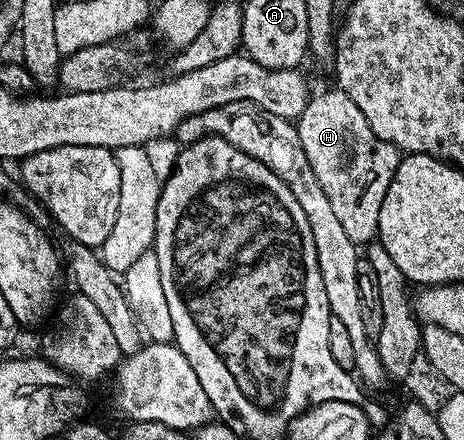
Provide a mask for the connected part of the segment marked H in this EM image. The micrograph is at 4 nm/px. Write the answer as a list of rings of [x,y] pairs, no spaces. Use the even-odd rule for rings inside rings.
[[[331,87],[327,93],[322,93],[319,97],[318,94],[311,96],[305,111],[296,119],[296,124],[298,127],[298,134],[300,135],[300,147],[304,147],[304,155],[312,167],[312,175],[316,175],[316,183],[320,183],[320,187],[324,187],[324,195],[328,195],[328,203],[332,207],[332,215],[336,215],[336,220],[344,226],[344,231],[348,235],[348,239],[352,239],[355,245],[365,247],[371,244],[378,236],[380,207],[384,207],[384,195],[388,195],[388,187],[396,175],[396,167],[400,160],[399,149],[392,143],[388,143],[384,139],[380,139],[376,136],[372,131],[372,127],[368,127],[368,119],[364,119],[364,111],[360,111],[360,107],[356,107],[356,103],[352,103],[352,99],[348,99],[348,95],[337,87]]]

